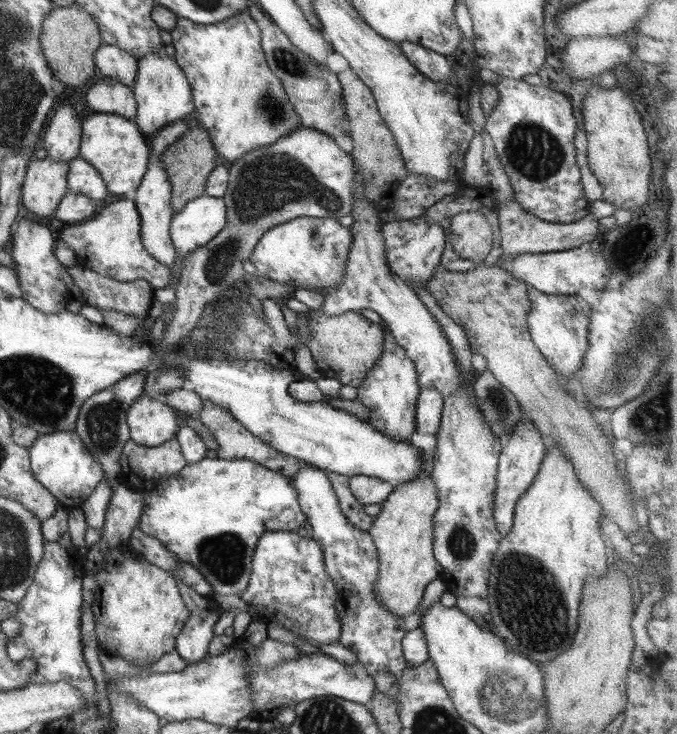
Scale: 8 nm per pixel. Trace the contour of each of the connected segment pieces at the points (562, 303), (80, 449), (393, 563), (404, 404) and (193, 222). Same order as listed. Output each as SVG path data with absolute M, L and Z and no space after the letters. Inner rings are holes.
M527 287L531 307L526 324L529 328L531 339L538 350L544 355L545 360L553 366L554 370L564 377L572 375L583 362L589 341L589 315L588 302L579 295L553 295L540 292L534 287Z
M74 429L58 431L39 434L28 450L34 478L68 509L80 506L104 479L104 469L82 442Z
M422 450L422 474L410 482L394 485L394 490L381 503L381 511L370 526L370 536L374 540L378 558L378 573L373 585L375 598L396 617L404 617L416 609L423 600L426 586L437 580L442 573L441 565L433 556L434 513L438 509L438 490L432 478L436 452ZM428 456L432 456L428 460ZM428 463L431 470L427 468Z
M384 329L383 332L381 358L357 387L356 399L366 407L366 421L374 426L374 429L396 441L410 441L413 432L416 431L416 403L421 390L417 380L418 372L414 362L410 361L403 348L394 340L391 331Z
M204 194L174 214L169 233L180 260L210 242L226 226L226 212L223 197Z

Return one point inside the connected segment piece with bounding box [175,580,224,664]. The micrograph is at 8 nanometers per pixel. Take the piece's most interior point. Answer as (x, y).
(192, 644)

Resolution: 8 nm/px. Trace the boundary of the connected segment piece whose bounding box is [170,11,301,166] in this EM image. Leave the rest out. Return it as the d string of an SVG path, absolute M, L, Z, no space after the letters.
M245 11L240 12L240 14L234 14L232 18L226 18L224 22L216 22L214 24L198 24L187 18L178 17L176 28L172 29L170 32L172 36L172 46L174 46L176 50L176 58L174 61L181 66L191 87L191 94L195 107L194 117L208 131L213 148L216 150L221 161L227 166L232 164L232 162L236 162L238 158L242 158L246 154L249 154L251 151L257 150L259 147L268 147L270 144L275 144L283 137L290 135L290 132L294 132L294 130L300 128L301 123L299 115L296 113L294 106L289 102L288 94L286 93L281 80L272 73L269 64L266 62L261 45L261 30L248 12Z

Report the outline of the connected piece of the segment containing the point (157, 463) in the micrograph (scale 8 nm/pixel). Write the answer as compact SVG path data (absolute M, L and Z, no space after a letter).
M175 436L155 447L145 447L130 439L124 443L120 455L120 477L136 483L145 479L165 479L180 473L188 463Z

